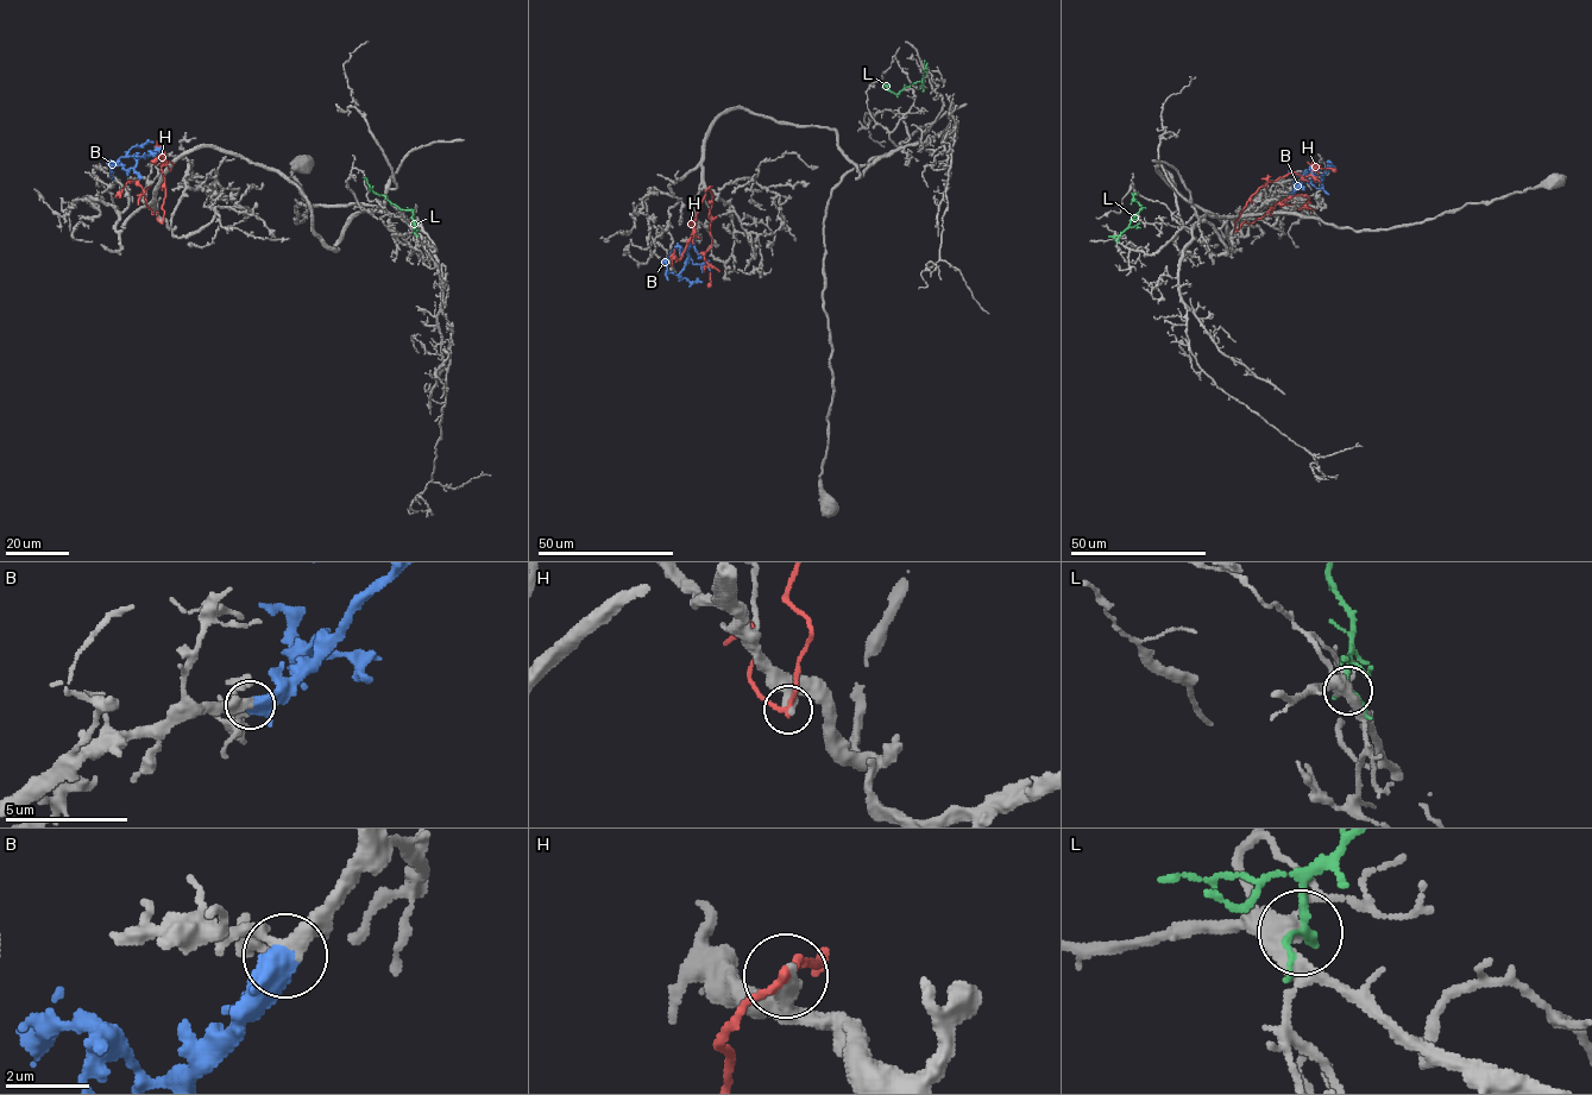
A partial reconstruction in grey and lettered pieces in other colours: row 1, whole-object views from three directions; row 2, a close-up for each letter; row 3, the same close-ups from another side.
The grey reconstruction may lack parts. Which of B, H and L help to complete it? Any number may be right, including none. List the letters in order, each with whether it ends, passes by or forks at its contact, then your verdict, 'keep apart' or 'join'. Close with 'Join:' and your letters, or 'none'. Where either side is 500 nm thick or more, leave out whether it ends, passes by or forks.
B: it passes by | join
H: it passes by | keep apart
L: it passes by | keep apart
Join: B

